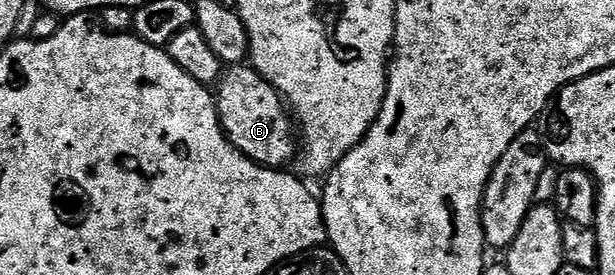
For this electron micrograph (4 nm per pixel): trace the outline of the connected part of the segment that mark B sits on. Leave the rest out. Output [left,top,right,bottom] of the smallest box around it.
[215,65,298,168]

